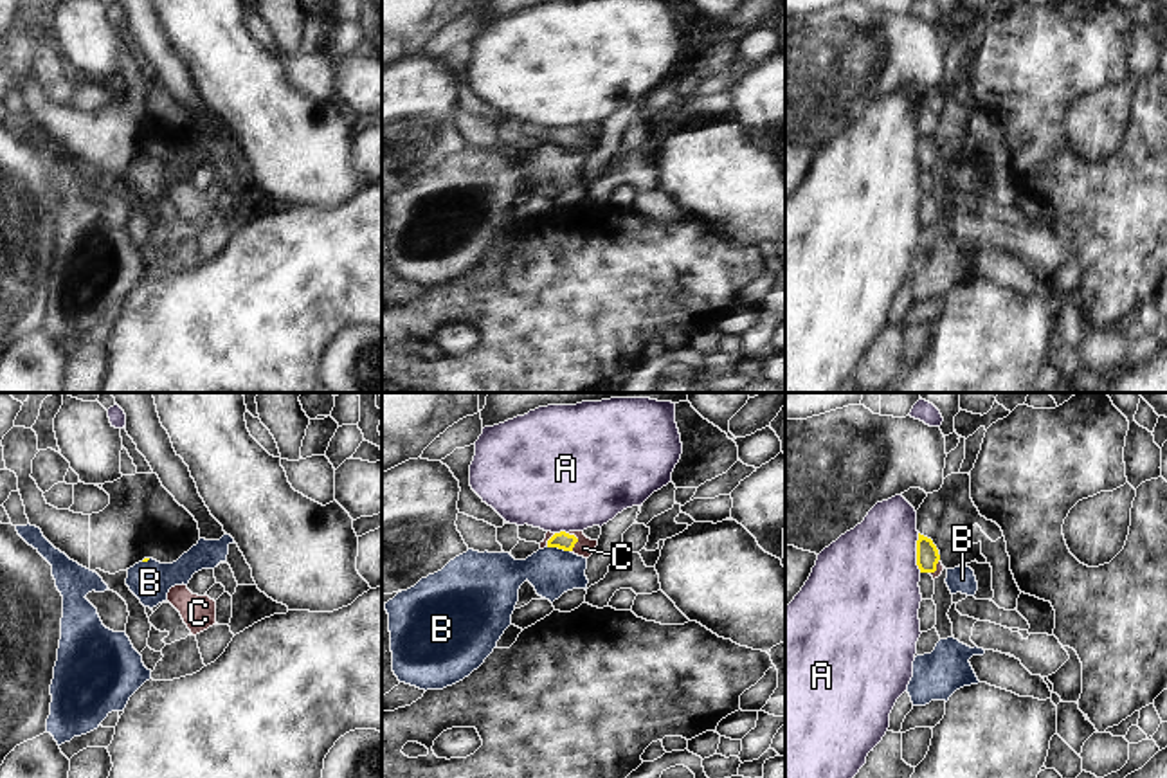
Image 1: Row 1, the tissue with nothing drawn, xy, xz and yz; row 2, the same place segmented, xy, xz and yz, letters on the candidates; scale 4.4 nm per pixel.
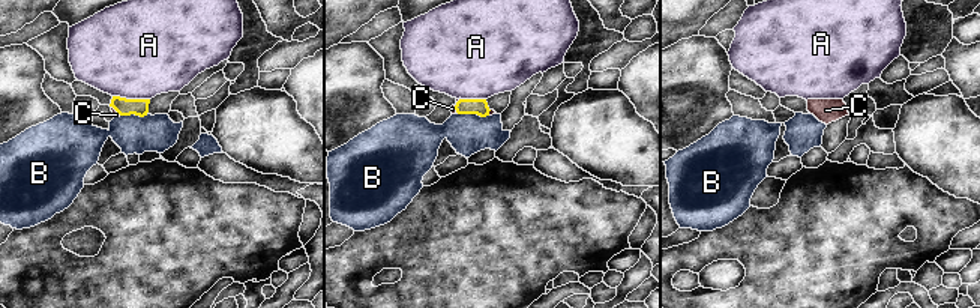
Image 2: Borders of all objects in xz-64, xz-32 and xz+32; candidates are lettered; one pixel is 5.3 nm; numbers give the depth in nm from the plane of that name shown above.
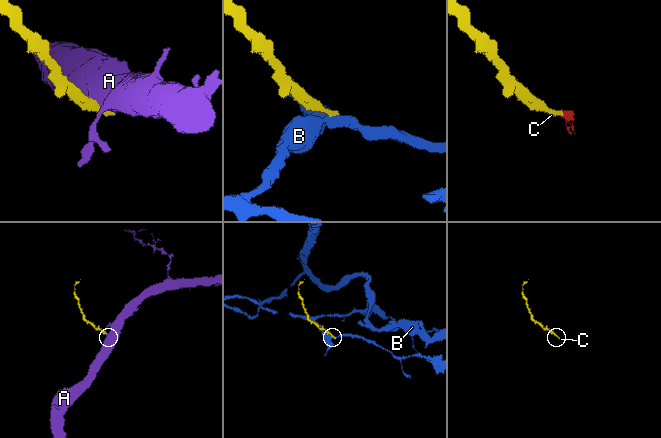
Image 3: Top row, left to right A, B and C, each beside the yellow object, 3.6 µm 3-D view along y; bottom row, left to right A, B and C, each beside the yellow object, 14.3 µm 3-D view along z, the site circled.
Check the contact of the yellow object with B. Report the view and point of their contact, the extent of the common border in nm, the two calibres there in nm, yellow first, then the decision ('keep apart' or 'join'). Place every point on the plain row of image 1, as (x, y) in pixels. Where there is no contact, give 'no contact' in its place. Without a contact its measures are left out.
meets yellow in xz at (559, 144); contact 110 nm long; 80 nm thick on the yellow side, 220 nm on the other; keep apart

